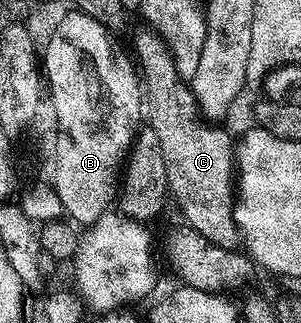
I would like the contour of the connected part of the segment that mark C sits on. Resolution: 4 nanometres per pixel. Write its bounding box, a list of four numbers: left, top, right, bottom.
[136,27,238,250]

